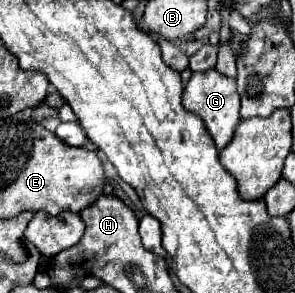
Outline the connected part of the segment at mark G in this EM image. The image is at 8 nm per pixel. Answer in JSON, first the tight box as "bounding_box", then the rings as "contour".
{"bounding_box":[182,70,240,150],"contour":[[[208,70],[208,72],[194,72],[190,82],[184,88],[184,96],[182,96],[182,106],[200,116],[206,130],[210,132],[210,136],[216,142],[216,148],[222,150],[226,144],[230,144],[234,130],[240,122],[240,96],[236,92],[236,82],[218,74],[216,70]]]}

